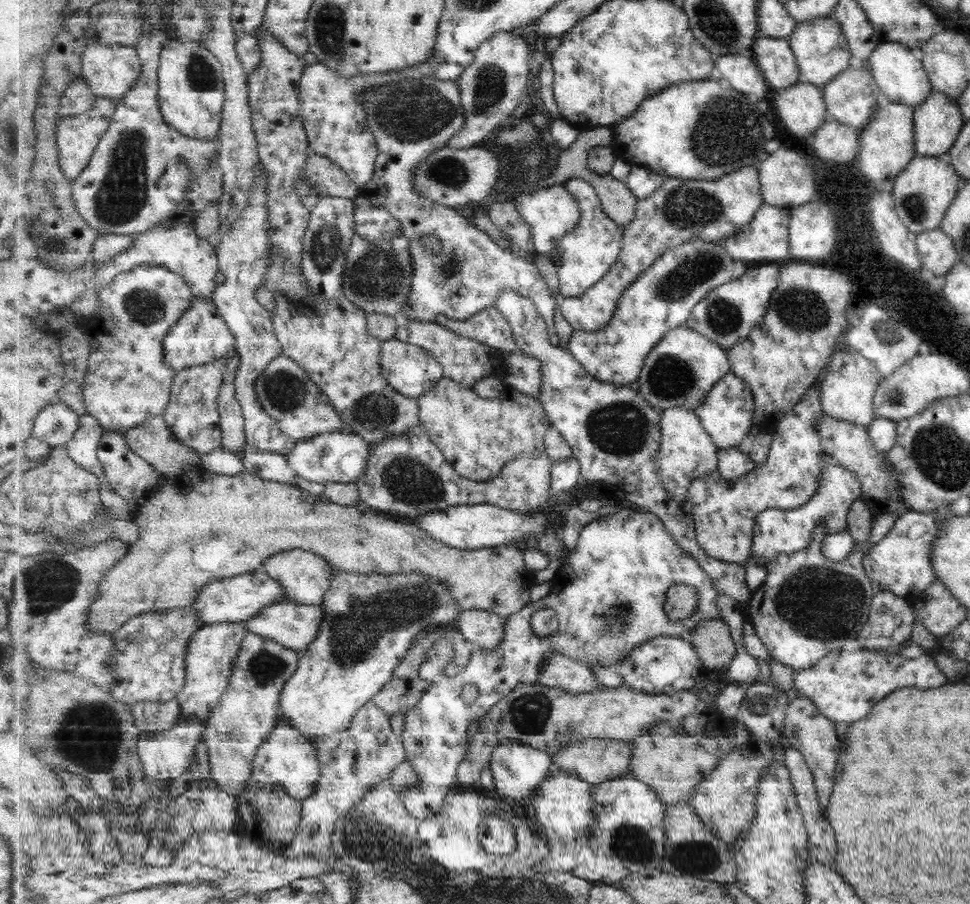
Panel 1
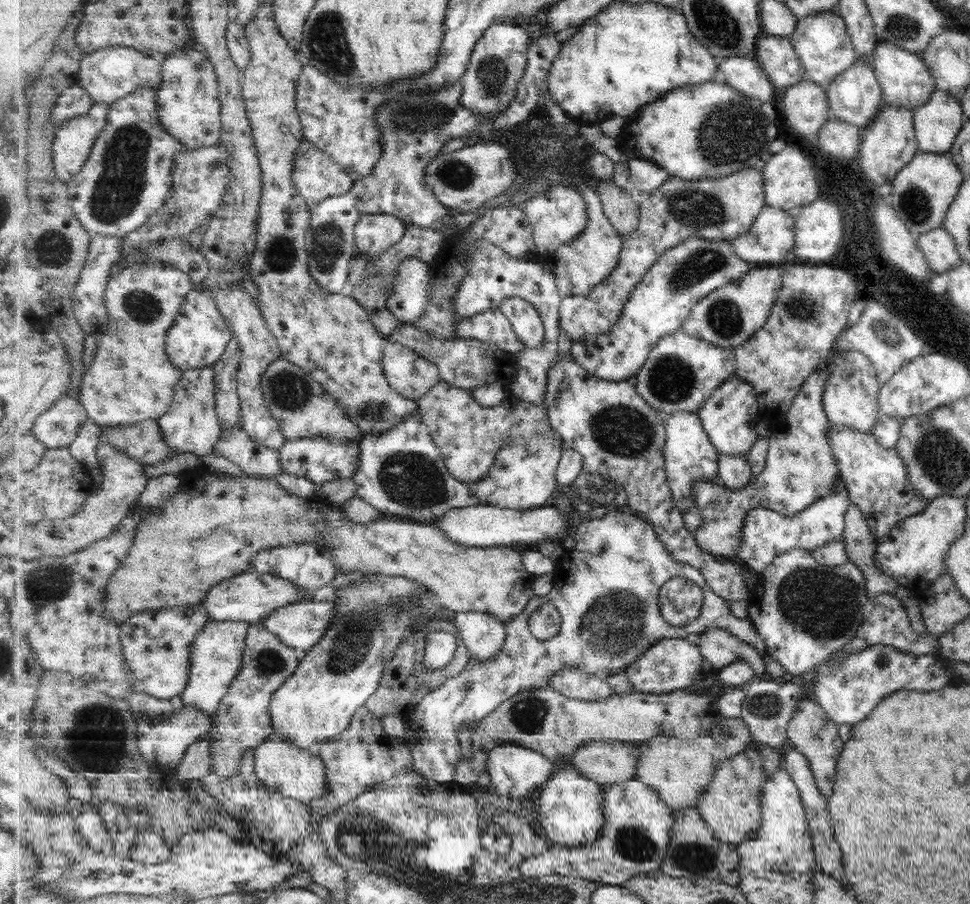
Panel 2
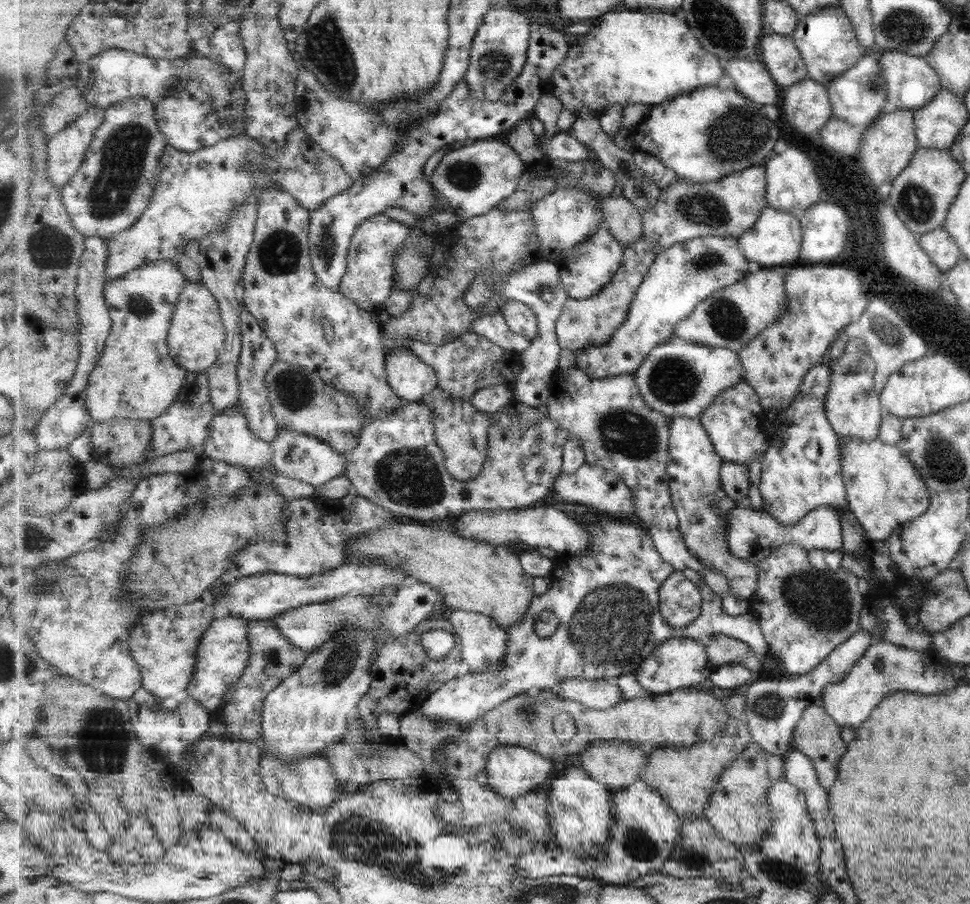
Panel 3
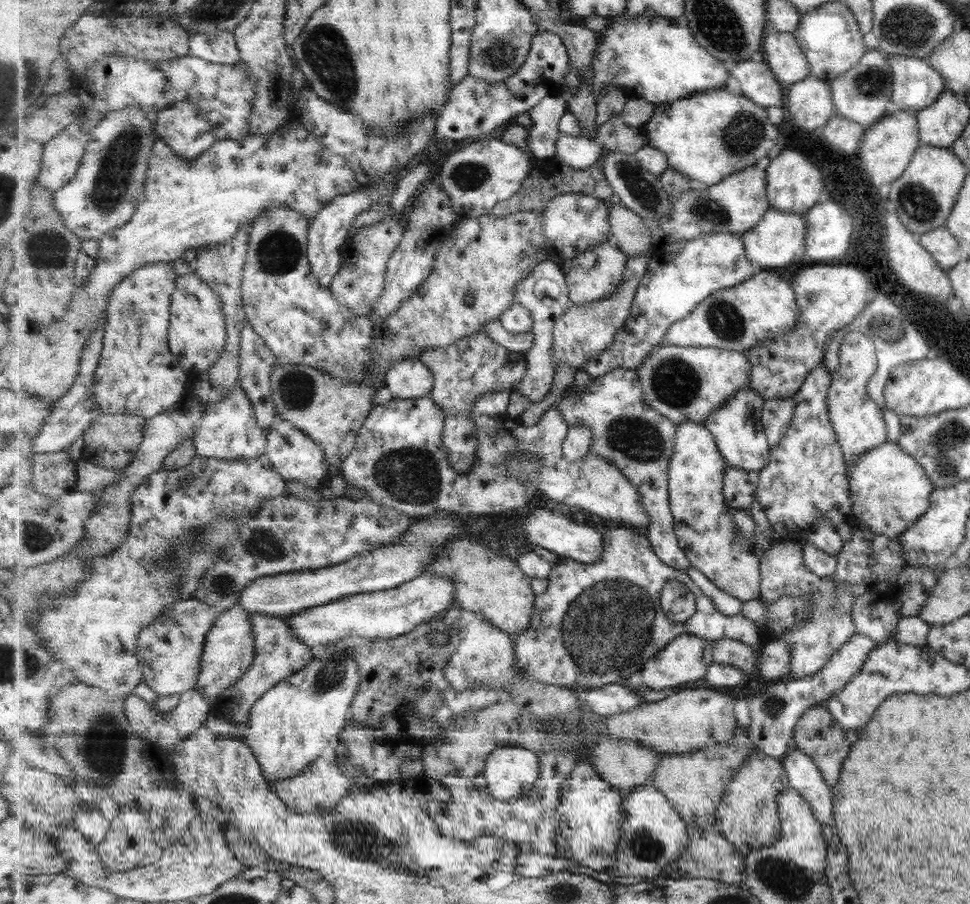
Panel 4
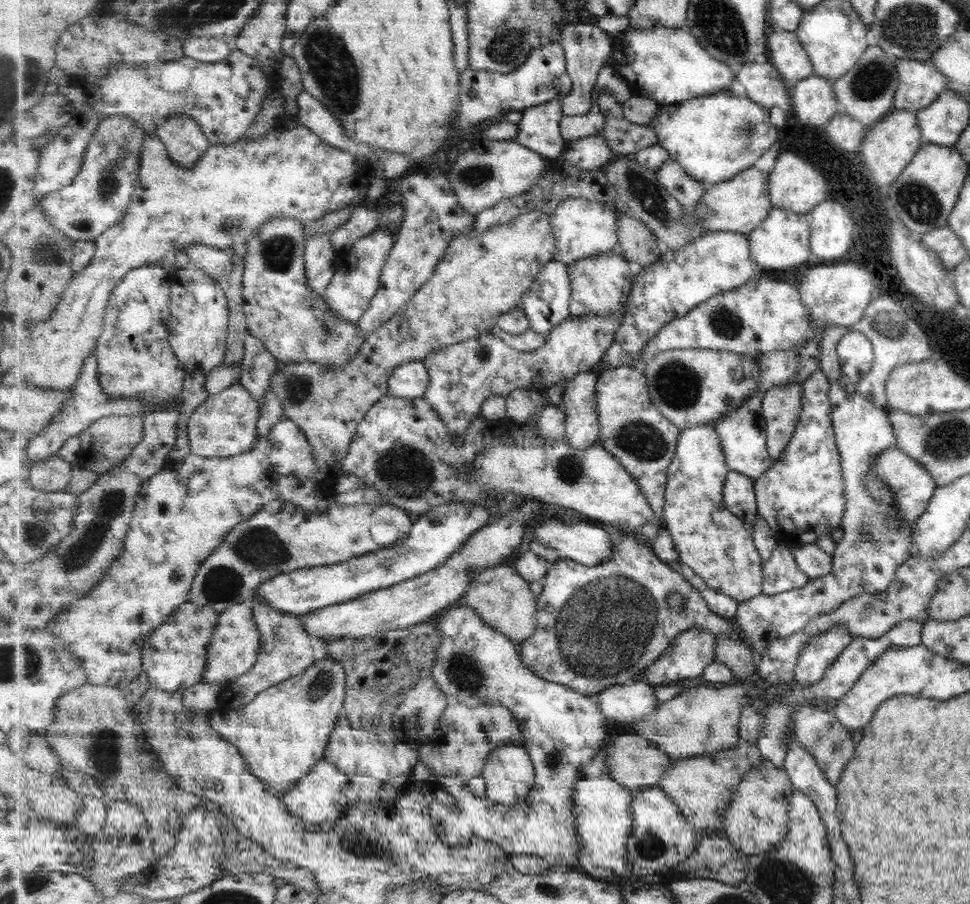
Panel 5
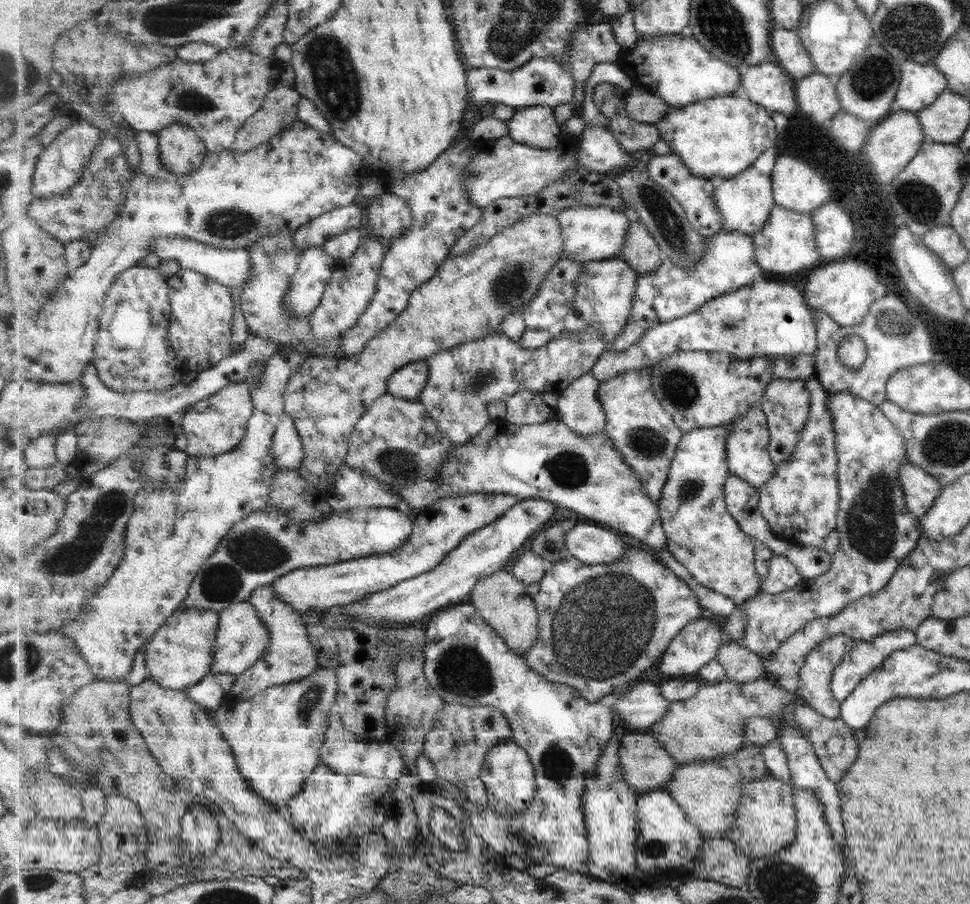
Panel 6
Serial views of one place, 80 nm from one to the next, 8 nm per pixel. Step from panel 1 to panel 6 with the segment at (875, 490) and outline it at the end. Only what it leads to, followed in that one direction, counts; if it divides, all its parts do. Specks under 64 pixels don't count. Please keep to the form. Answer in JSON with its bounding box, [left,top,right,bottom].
[897,457,942,519]

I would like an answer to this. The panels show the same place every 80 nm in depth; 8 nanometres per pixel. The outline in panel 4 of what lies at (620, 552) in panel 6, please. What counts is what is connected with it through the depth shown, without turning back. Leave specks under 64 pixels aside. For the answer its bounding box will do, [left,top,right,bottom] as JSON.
[520,510,603,564]

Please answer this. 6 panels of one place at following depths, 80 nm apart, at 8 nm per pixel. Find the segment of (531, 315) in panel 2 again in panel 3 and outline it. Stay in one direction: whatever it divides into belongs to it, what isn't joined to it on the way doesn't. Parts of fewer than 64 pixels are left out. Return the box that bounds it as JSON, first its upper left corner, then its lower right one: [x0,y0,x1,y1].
[501,299,540,340]

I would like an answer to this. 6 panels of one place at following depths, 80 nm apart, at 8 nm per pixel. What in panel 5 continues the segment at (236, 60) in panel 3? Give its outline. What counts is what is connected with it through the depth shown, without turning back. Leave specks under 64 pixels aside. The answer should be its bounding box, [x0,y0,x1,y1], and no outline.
[184,37,233,62]

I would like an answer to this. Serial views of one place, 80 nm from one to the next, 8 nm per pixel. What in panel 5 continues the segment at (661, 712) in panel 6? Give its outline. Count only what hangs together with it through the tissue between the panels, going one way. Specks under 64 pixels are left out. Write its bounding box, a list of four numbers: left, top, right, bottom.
[593,680,660,724]

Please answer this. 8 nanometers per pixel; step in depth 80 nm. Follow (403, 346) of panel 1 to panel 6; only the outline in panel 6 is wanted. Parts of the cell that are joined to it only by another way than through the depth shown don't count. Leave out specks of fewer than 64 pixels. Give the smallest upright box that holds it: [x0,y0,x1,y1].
[388,360,430,399]

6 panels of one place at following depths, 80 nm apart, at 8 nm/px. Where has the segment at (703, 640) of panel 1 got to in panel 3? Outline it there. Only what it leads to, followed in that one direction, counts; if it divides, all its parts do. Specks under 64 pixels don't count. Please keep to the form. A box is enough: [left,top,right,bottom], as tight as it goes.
[706,634,765,676]

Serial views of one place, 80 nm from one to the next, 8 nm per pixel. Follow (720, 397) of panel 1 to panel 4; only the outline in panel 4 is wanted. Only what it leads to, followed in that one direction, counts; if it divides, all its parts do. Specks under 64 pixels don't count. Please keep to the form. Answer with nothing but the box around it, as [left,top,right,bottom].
[703,385,772,476]

